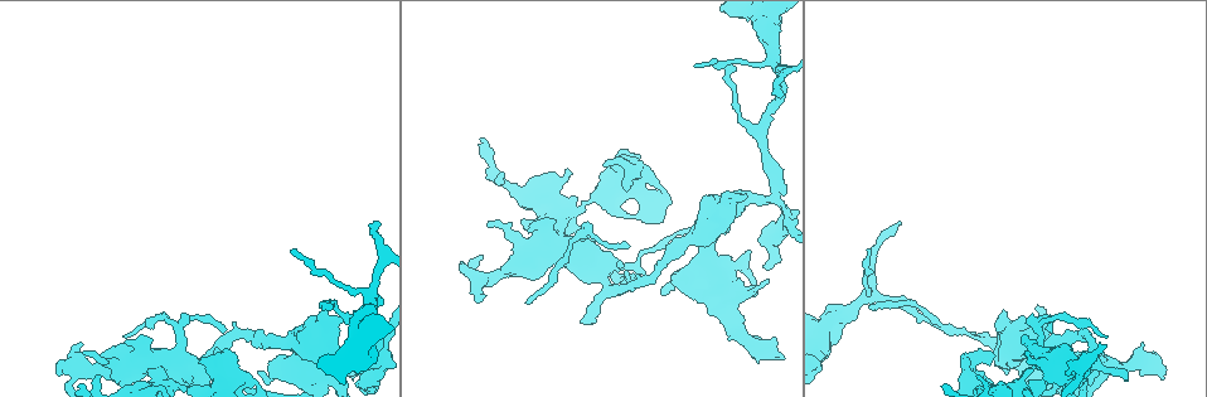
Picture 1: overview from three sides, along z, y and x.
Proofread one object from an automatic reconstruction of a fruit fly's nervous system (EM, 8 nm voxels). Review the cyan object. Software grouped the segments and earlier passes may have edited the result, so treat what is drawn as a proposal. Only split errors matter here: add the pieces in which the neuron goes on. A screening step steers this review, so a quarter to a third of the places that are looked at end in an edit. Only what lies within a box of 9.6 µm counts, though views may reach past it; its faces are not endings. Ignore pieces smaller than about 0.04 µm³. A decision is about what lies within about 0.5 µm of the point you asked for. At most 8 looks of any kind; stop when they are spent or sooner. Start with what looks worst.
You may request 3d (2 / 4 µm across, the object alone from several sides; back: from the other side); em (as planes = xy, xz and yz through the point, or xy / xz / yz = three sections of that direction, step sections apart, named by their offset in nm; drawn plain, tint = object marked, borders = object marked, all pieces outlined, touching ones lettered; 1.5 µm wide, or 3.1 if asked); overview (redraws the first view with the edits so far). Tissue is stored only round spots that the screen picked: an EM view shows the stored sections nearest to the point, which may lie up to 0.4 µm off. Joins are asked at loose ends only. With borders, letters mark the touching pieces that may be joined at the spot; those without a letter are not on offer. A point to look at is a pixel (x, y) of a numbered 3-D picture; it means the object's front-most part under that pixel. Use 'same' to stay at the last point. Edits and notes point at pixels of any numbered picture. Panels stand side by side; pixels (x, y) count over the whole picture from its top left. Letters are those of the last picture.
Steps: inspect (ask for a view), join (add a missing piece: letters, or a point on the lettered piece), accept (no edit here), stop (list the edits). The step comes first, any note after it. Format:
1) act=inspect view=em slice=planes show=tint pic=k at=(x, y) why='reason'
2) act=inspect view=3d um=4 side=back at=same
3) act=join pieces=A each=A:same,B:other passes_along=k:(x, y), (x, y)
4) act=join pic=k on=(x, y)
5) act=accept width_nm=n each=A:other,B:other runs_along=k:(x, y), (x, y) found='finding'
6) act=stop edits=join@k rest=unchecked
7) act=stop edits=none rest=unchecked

act=inspect view=em slice=xy step=8 show=borders pic=1 at=(785, 358) why='long arm stops here'

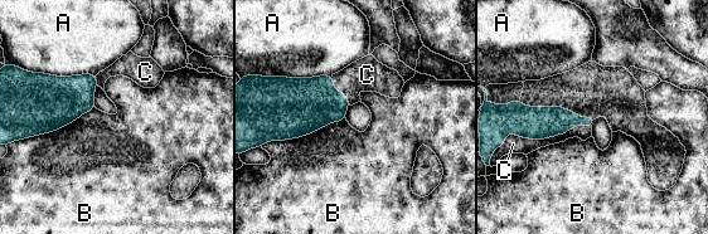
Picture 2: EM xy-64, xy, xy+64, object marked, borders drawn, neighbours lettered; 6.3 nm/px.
act=join pieces=C each=A:other,B:other,C:same passes_along=2:(530, 122), (551, 136), (513, 144) found='it goes on there'

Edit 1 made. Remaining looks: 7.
act=inspect view=em slice=planes show=tint pic=1 at=(604, 167) why='branch stops here'

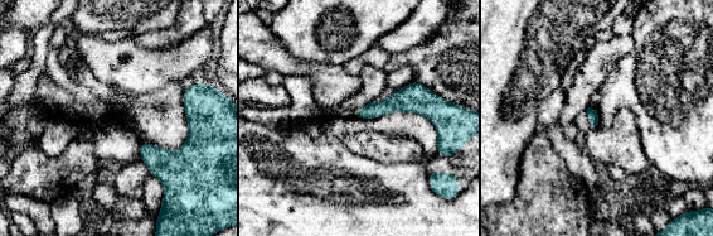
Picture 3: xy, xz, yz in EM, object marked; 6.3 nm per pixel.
act=inspect view=em slice=planes show=borders at=same

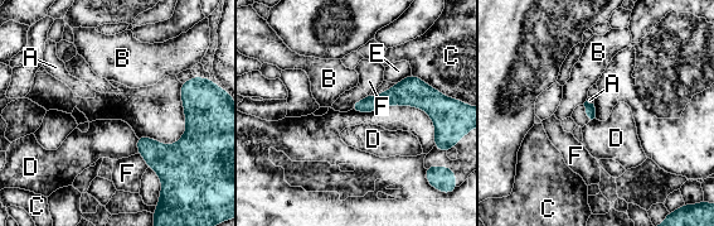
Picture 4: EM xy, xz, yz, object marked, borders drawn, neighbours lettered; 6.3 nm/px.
act=accept each=A:other,B:other,C:other,D:other,E:other,F:other runs_along=4:(185, 87), (188, 134), (160, 172) found='none of them fits'

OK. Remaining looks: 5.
act=inspect view=overview why='redraw'

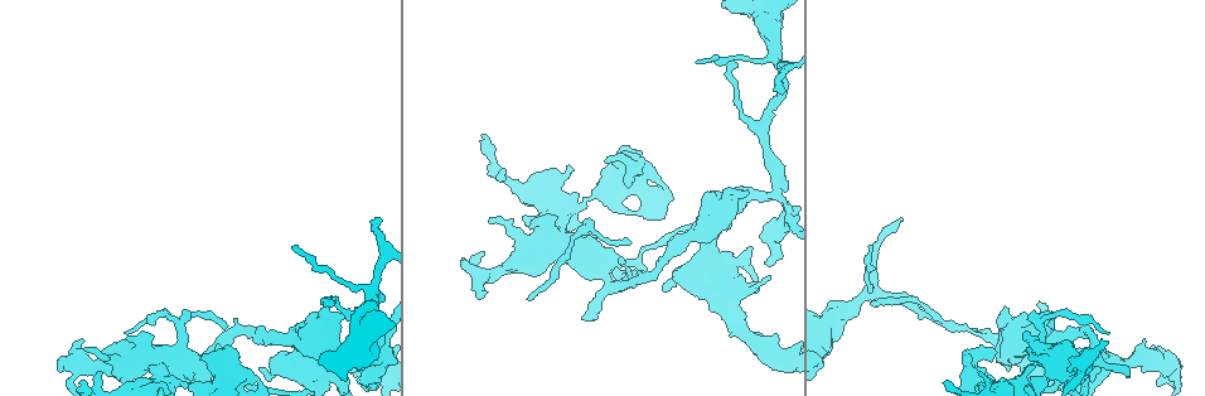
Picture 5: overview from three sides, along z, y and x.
act=inspect view=3d um=2 pic=5 at=(331, 302) why='free end'

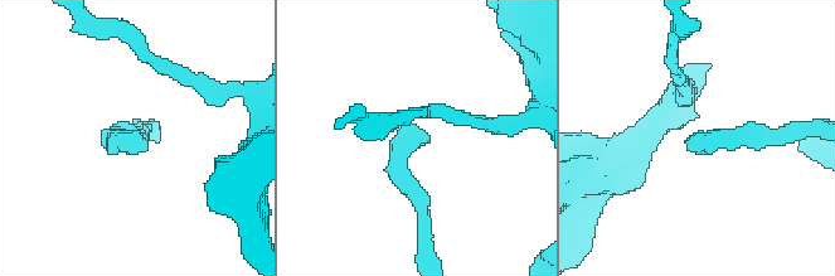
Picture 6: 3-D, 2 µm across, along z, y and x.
act=inspect view=em slice=xy step=4 show=borders pic=6 at=(688, 137)

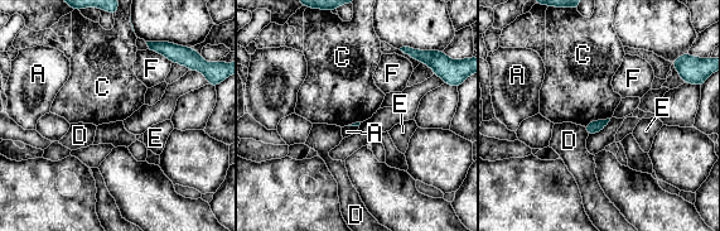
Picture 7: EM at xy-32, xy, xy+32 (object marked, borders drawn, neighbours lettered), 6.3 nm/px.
act=inspect view=em slice=planes show=borders at=same

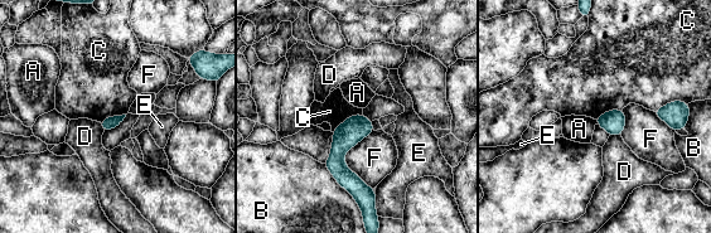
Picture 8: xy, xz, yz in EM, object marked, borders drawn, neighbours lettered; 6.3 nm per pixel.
act=accept longest_contact=F:380nm each=A:other,B:other,C:other,D:other,E:other,F:other runs_along=8:(357, 117), (338, 168), (363, 192) found='none of them fits'

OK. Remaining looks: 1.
act=stop edits=join@2 rest=unchecked

